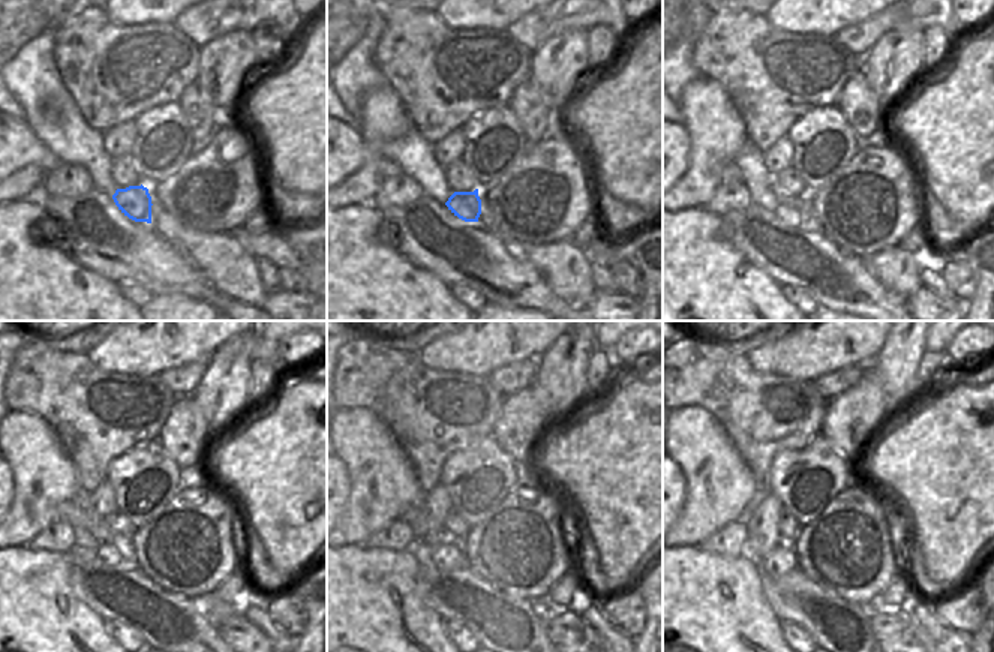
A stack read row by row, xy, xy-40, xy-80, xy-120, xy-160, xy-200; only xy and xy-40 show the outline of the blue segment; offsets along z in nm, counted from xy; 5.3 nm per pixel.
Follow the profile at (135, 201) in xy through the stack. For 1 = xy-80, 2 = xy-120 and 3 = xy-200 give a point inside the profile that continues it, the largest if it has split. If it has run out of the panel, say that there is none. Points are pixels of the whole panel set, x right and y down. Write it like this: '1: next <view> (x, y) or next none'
1: next xy-80 (793, 210)
2: next xy-120 (119, 550)
3: next xy-200 (781, 561)

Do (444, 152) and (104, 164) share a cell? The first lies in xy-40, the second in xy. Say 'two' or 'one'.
two

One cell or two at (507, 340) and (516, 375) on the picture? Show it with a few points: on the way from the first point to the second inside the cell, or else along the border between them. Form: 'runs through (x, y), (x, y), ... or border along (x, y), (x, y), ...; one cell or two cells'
border along (537, 358), (522, 358), (495, 367), (486, 376); two cells

